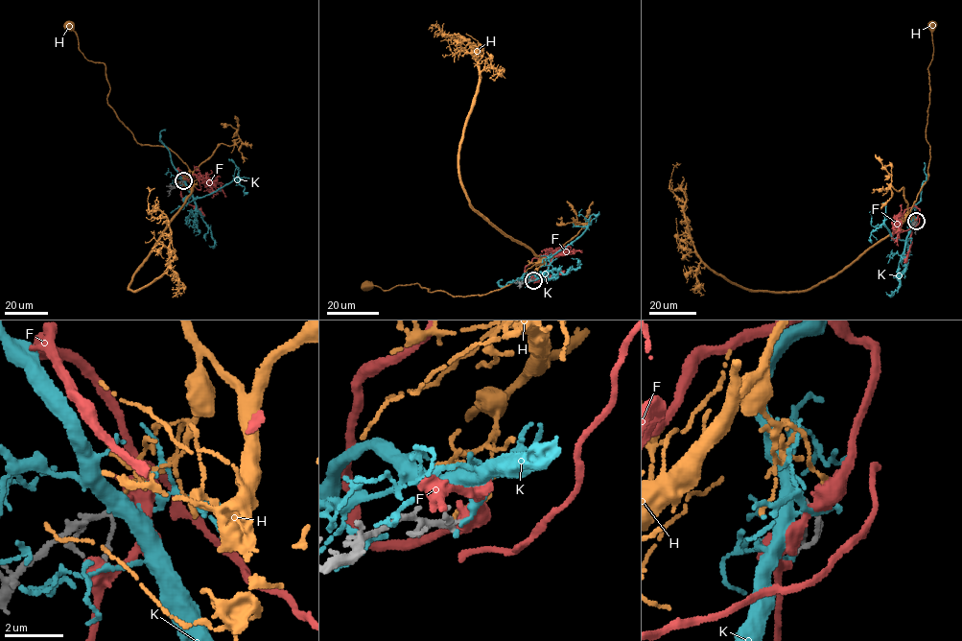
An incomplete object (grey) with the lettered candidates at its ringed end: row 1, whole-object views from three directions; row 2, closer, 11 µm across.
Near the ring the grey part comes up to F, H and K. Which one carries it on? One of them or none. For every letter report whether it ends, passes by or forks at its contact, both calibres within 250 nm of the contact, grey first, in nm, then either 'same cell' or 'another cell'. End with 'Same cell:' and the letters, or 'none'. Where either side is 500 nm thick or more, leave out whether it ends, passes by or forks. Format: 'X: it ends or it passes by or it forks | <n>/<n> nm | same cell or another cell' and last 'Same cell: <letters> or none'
F: it forks | 140/400 nm | another cell
H: it ends | 140/70 nm | another cell
K: it passes by | 140/120 nm | another cell
Same cell: none

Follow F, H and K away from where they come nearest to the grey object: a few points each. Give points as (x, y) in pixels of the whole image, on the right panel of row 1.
F: (916, 222), (919, 209), (914, 205), (906, 208), (898, 217), (902, 214), (898, 231), (915, 227), (920, 218)
H: (916, 221), (910, 209), (928, 176), (930, 148), (926, 130), (930, 90), (927, 69), (933, 54), (932, 26)
K: (916, 222), (905, 240), (894, 239), (883, 225), (879, 227), (871, 225), (869, 212)

